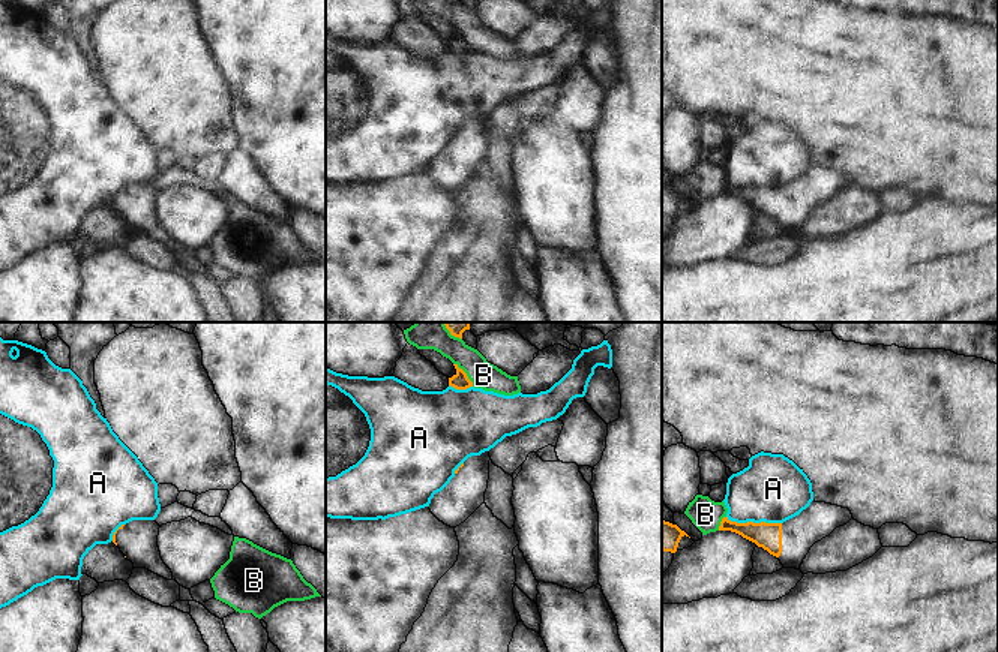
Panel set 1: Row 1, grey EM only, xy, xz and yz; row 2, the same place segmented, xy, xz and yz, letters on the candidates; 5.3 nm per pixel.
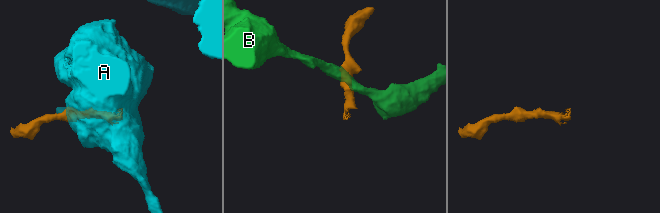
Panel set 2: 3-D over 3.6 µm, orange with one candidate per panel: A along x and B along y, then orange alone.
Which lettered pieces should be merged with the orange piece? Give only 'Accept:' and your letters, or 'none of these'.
Accept: none of these

